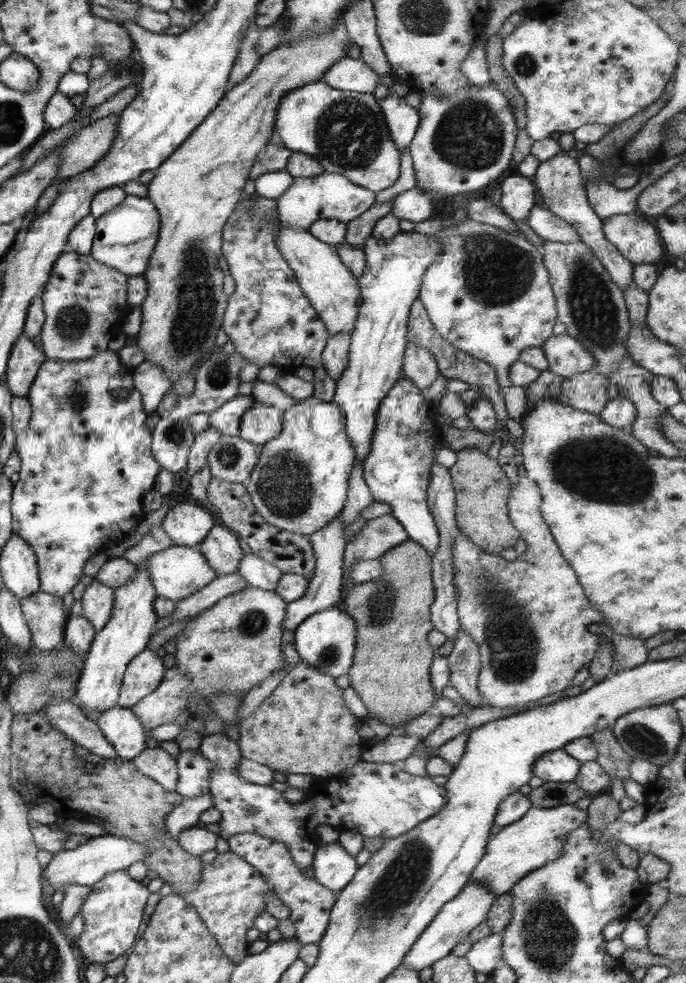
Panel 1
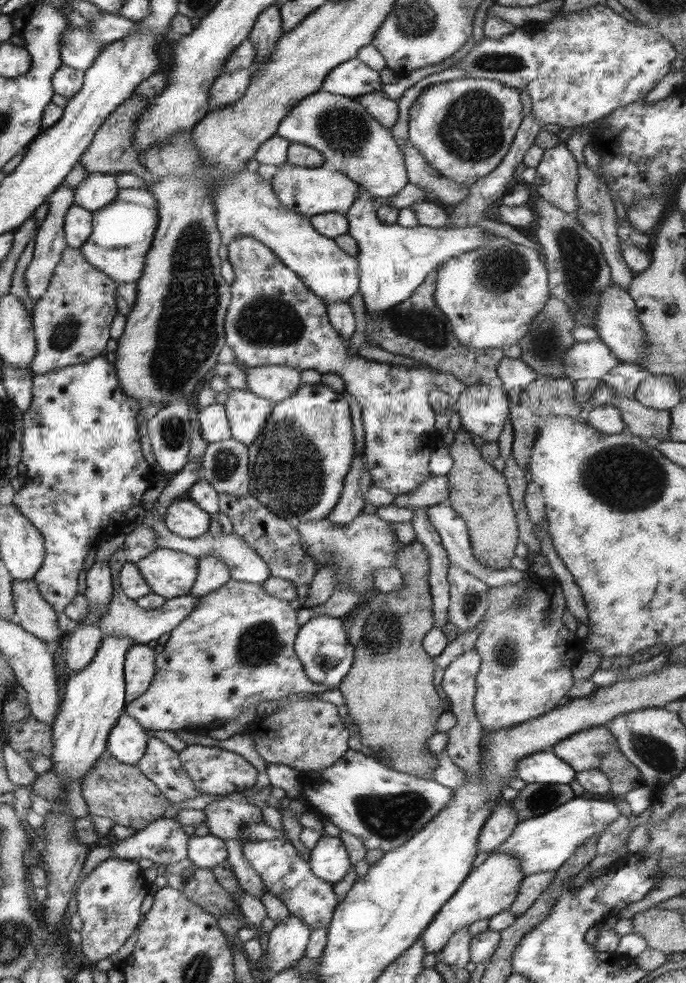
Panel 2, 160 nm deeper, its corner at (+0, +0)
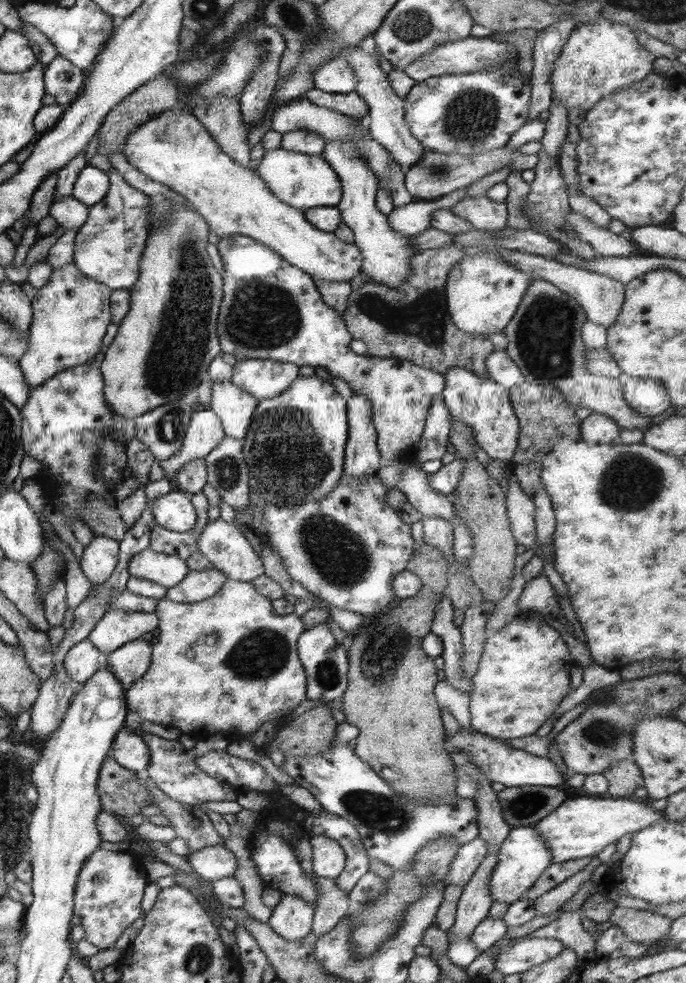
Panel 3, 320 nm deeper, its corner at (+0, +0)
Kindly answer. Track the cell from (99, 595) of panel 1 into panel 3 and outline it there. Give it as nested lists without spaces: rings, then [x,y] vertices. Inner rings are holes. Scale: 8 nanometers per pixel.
[[[95,535],[83,547],[78,565],[91,584],[107,580],[118,561],[118,542],[107,536]]]

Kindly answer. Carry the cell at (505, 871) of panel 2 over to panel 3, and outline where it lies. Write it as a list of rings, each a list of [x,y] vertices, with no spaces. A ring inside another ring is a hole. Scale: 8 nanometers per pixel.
[[[518,826],[510,829],[507,838],[501,844],[497,865],[489,881],[489,894],[492,902],[501,901],[510,905],[514,900],[519,899],[519,895],[526,892],[537,881],[545,868],[550,866],[551,861],[549,847],[538,830],[532,826]]]

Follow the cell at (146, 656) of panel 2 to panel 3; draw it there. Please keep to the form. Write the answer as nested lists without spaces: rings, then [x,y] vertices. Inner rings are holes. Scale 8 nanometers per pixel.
[[[141,637],[106,654],[106,668],[125,690],[148,669],[152,646]]]

